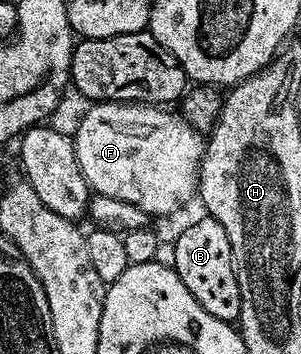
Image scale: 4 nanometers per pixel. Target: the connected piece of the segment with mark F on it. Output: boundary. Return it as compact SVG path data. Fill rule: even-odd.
M98 102L90 106L83 114L78 129L72 132L72 139L76 162L95 193L130 202L144 210L150 218L170 216L177 208L184 207L190 199L195 199L198 172L202 168L204 136L177 111L170 111L174 110L166 106L125 102Z

